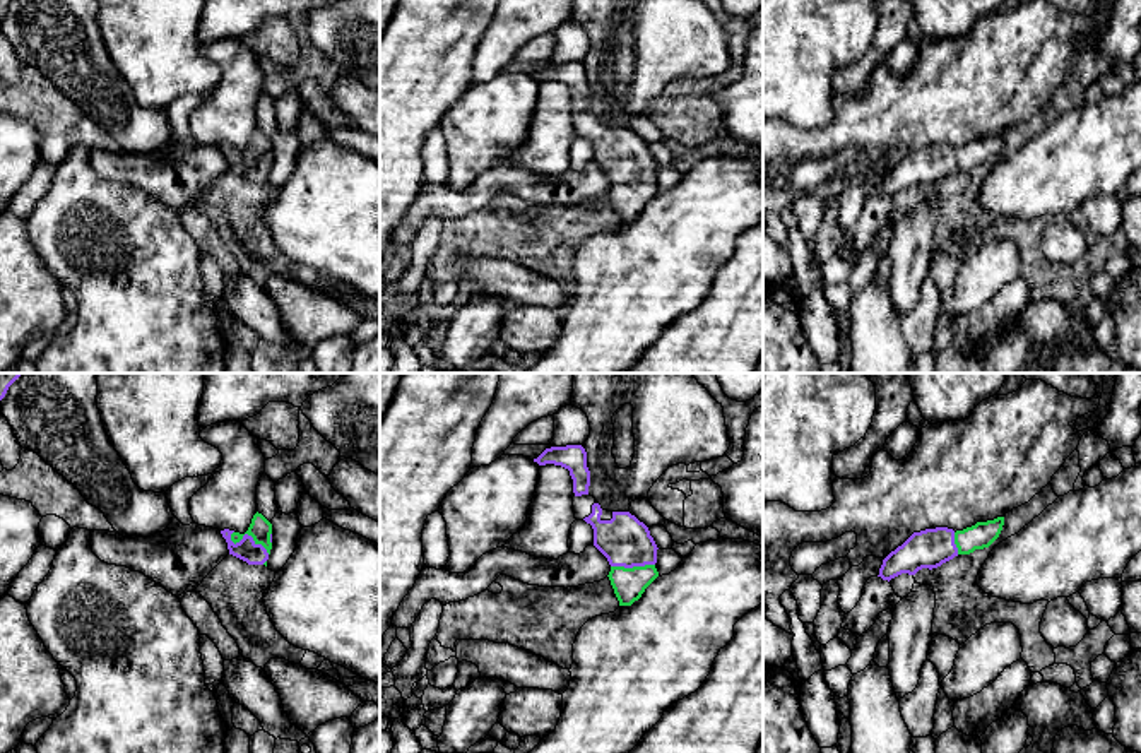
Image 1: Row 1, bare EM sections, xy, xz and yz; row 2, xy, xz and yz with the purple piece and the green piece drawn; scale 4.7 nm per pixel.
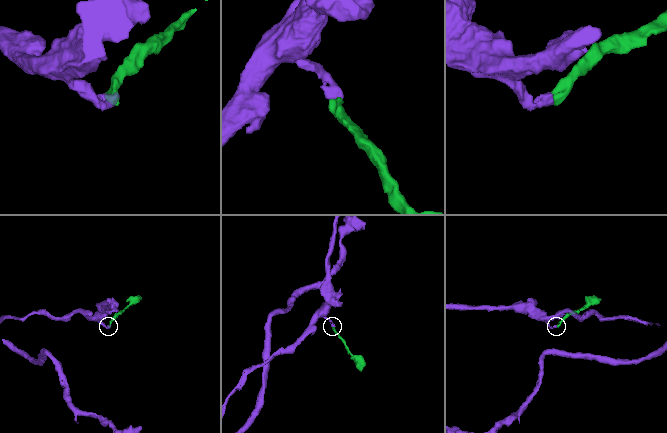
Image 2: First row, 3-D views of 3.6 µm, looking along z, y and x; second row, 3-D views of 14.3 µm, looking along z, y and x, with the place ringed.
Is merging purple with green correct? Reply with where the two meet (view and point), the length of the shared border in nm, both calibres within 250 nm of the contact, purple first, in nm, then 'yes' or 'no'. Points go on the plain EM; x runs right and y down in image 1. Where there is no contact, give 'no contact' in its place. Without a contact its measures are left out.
meets purple in xy at (247, 151); contact 220 nm long; 100 nm thick on the purple side, 110 nm on the other; yes

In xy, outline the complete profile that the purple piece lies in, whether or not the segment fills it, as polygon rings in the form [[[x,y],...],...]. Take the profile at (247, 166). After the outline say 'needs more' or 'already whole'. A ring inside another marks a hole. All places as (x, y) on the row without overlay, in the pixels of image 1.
[[[255,130],[245,151],[224,145],[221,147],[228,159],[229,171],[246,178],[248,181],[265,181],[272,166],[272,140]]] | needs more

